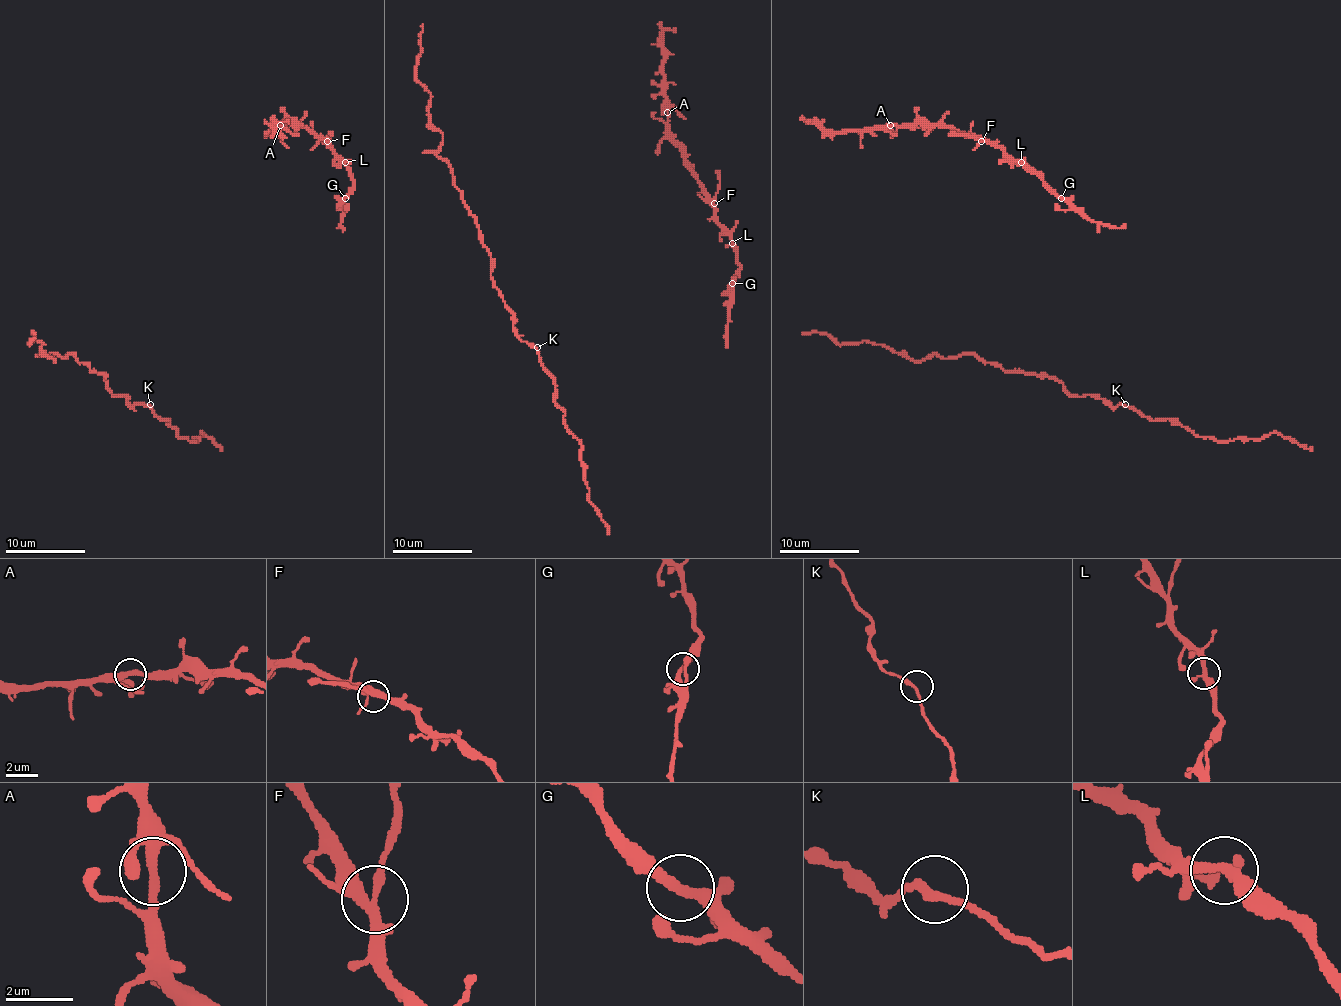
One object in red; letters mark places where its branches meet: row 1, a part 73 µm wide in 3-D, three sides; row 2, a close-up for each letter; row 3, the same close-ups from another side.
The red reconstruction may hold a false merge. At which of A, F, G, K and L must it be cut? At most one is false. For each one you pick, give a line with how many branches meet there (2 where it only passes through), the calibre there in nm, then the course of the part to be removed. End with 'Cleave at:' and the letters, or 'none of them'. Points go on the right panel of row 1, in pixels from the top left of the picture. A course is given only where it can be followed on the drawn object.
F: 3 branches meet; 300 nm thick; foreign part runs (981, 141), (949, 133)
Cleave at: F

